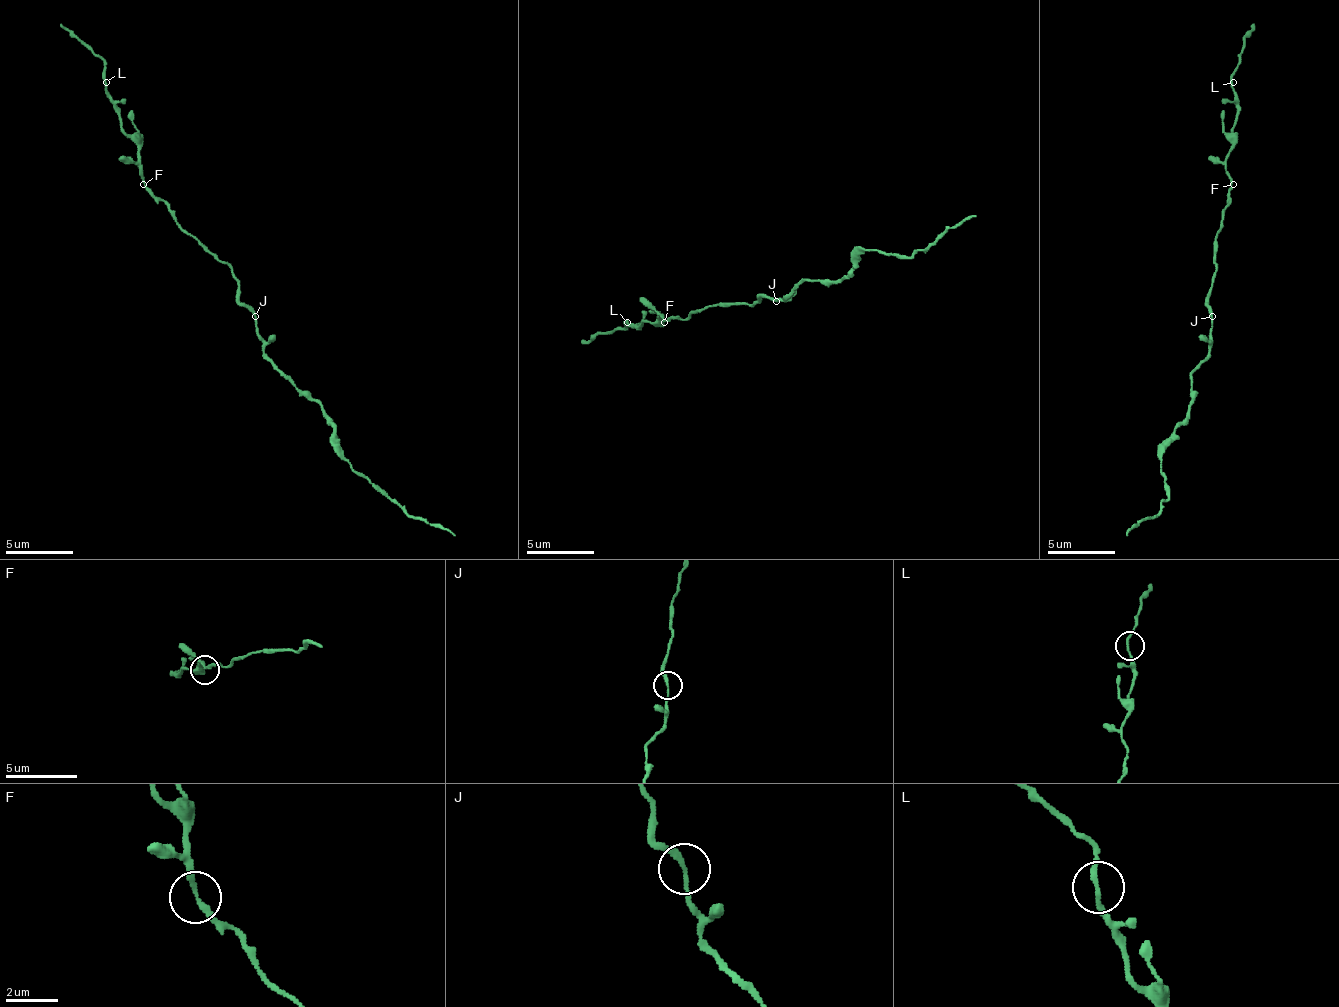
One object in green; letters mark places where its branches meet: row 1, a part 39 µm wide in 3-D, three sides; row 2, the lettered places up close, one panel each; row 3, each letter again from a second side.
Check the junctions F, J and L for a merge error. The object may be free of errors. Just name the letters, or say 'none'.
none

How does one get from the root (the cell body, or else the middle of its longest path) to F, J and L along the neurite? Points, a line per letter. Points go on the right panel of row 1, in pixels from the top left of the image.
F: (1209, 303), (1209, 286), (1216, 269), (1216, 232), (1223, 222), (1223, 211), (1230, 205), (1230, 188), (1233, 184)
J: (1209, 303), (1213, 317)
L: (1209, 303), (1209, 286), (1216, 269), (1216, 232), (1230, 205), (1226, 154), (1236, 120), (1233, 82)

